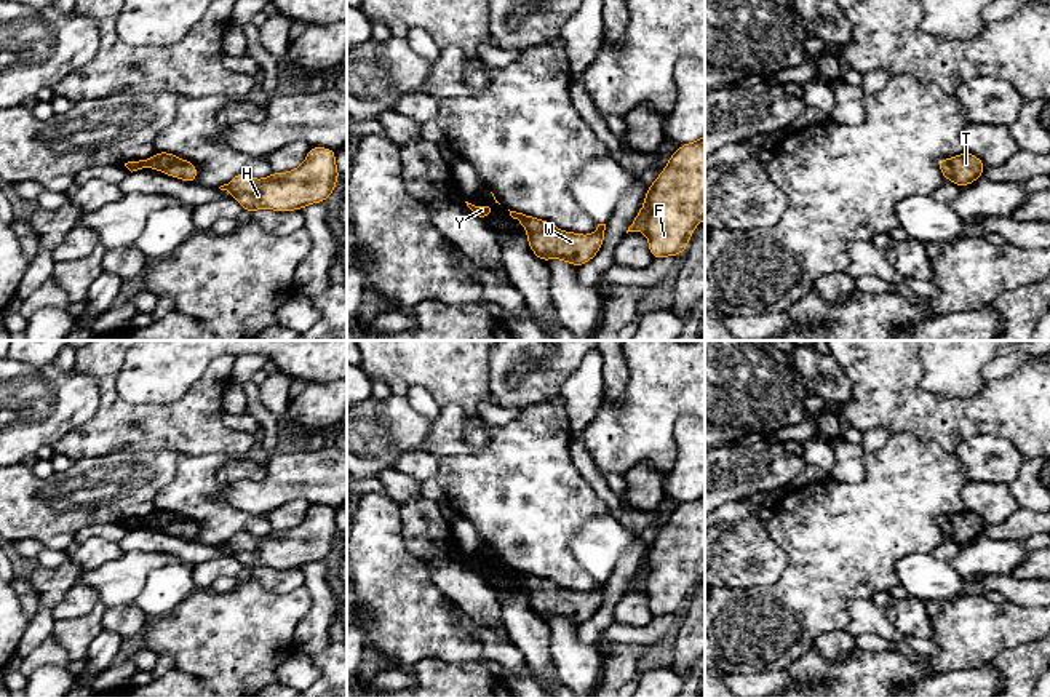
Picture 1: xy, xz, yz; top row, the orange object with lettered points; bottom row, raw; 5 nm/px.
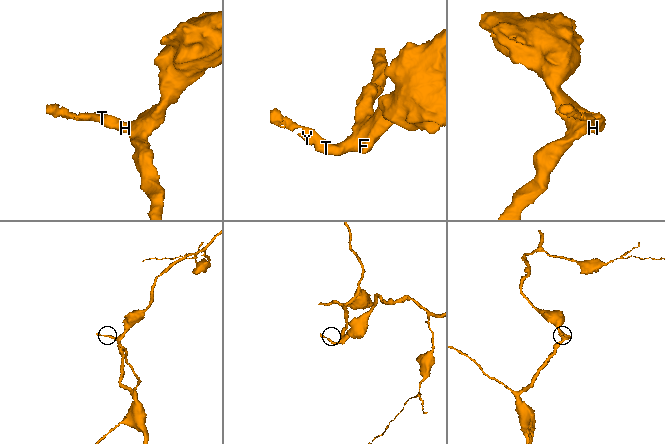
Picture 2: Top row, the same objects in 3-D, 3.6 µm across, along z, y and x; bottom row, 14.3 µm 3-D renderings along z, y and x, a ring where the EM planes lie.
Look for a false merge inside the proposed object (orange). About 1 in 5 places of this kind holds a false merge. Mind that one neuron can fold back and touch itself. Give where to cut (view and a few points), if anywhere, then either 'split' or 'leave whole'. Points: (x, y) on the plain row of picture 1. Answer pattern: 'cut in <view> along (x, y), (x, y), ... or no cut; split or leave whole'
no cut; leave whole

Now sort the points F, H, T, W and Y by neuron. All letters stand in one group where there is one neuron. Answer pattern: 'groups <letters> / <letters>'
groups F H T W Y

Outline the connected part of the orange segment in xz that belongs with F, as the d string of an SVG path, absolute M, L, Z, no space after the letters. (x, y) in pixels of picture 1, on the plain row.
M705 494L679 504L647 545L642 563L626 591L644 590L654 617L682 612L694 588L705 577Z

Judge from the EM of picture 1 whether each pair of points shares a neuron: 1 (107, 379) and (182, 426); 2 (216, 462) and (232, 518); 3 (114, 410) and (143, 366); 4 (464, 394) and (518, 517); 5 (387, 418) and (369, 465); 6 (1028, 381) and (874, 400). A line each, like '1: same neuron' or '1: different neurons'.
1: same neuron
2: same neuron
3: different neurons
4: different neurons
5: same neuron
6: same neuron

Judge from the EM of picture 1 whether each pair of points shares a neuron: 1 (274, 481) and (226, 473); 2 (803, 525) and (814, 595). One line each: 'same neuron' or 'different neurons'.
1: different neurons
2: same neuron

